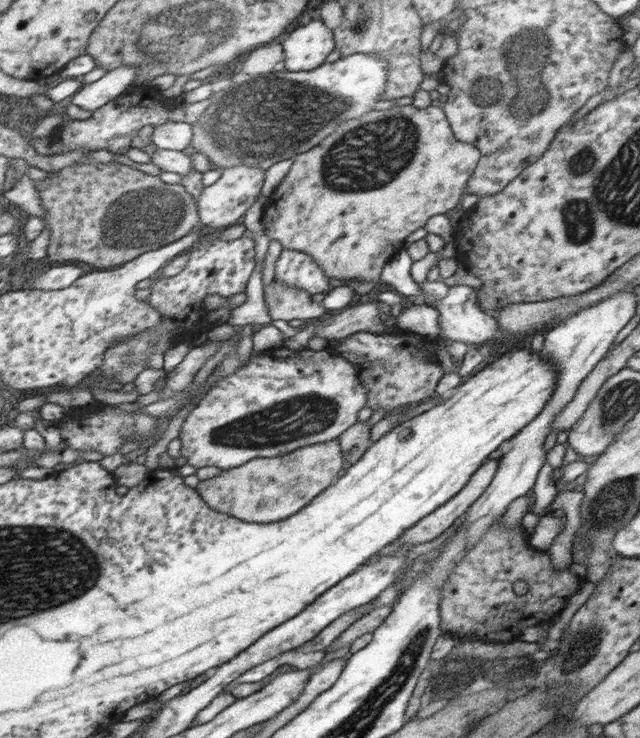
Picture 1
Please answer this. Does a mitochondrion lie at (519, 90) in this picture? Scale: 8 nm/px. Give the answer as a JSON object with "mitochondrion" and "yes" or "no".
{"mitochondrion":"yes"}

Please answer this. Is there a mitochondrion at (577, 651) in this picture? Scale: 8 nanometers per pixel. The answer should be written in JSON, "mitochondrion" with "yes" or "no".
{"mitochondrion":"yes"}

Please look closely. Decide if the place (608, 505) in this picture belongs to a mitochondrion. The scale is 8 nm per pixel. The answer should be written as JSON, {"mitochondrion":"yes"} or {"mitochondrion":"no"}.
{"mitochondrion":"yes"}

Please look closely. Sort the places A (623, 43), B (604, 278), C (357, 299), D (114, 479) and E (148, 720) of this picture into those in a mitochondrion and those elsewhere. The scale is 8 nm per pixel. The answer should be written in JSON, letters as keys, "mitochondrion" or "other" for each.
{"A":"other","B":"other","C":"other","D":"other","E":"other"}

